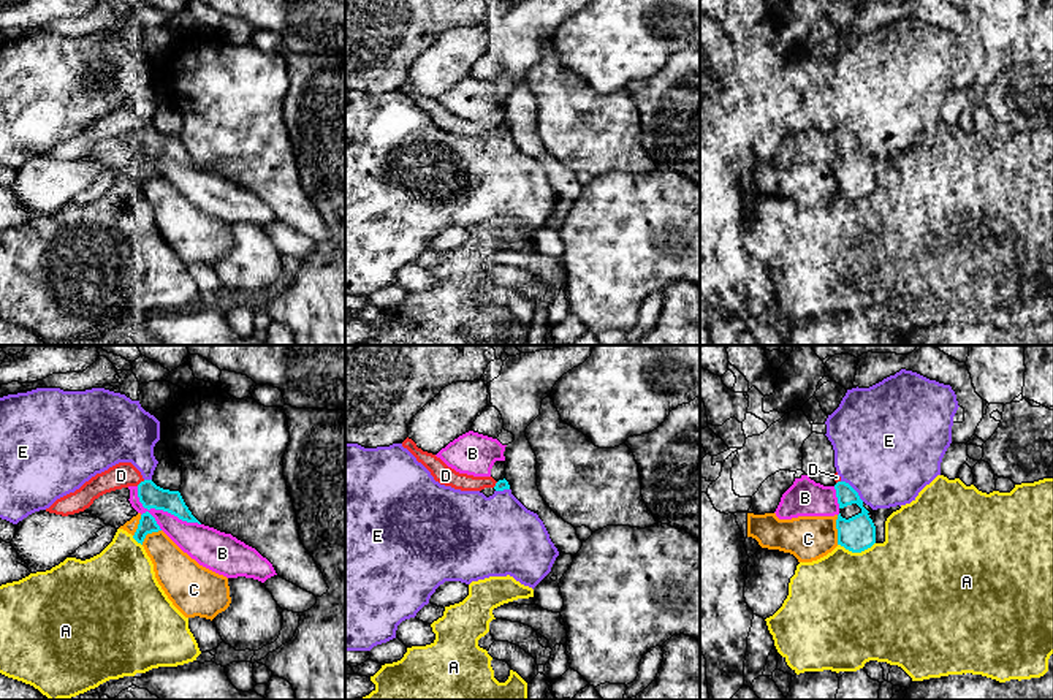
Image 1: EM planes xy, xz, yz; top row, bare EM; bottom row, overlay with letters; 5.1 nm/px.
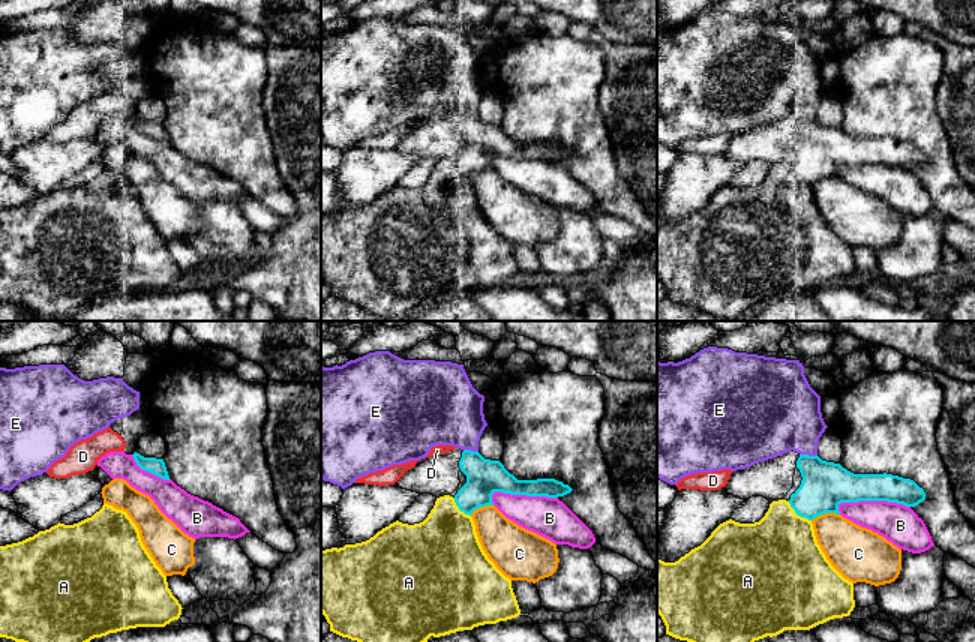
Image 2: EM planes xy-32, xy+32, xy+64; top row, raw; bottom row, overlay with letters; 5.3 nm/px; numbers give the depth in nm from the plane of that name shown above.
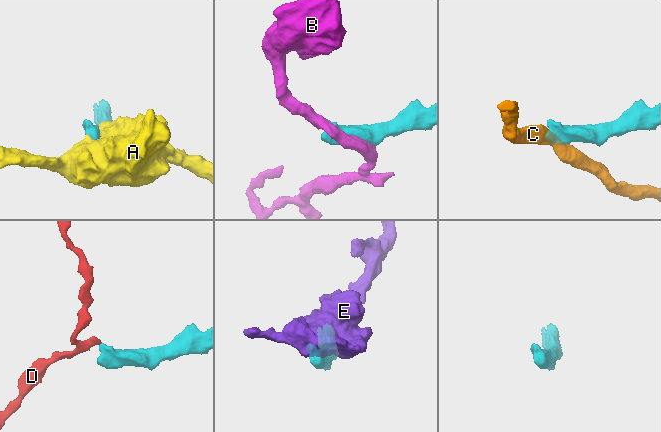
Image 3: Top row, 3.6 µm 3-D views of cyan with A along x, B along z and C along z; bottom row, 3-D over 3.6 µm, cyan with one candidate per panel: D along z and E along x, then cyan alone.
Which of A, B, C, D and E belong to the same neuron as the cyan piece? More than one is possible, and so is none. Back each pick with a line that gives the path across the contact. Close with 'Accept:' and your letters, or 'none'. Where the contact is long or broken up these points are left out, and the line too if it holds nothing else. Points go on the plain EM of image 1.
Accept: none

